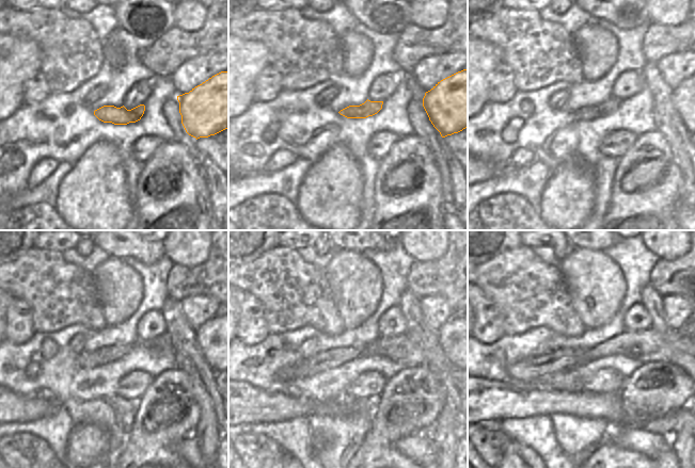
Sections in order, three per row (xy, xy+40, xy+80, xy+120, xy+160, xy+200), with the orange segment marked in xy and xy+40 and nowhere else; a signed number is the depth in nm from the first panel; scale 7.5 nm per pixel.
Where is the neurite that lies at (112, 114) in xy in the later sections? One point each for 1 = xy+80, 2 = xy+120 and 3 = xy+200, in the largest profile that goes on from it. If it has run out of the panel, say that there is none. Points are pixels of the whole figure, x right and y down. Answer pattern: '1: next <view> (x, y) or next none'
1: next xy+80 (591, 112)
2: next xy+120 (108, 354)
3: next xy+200 (571, 357)

